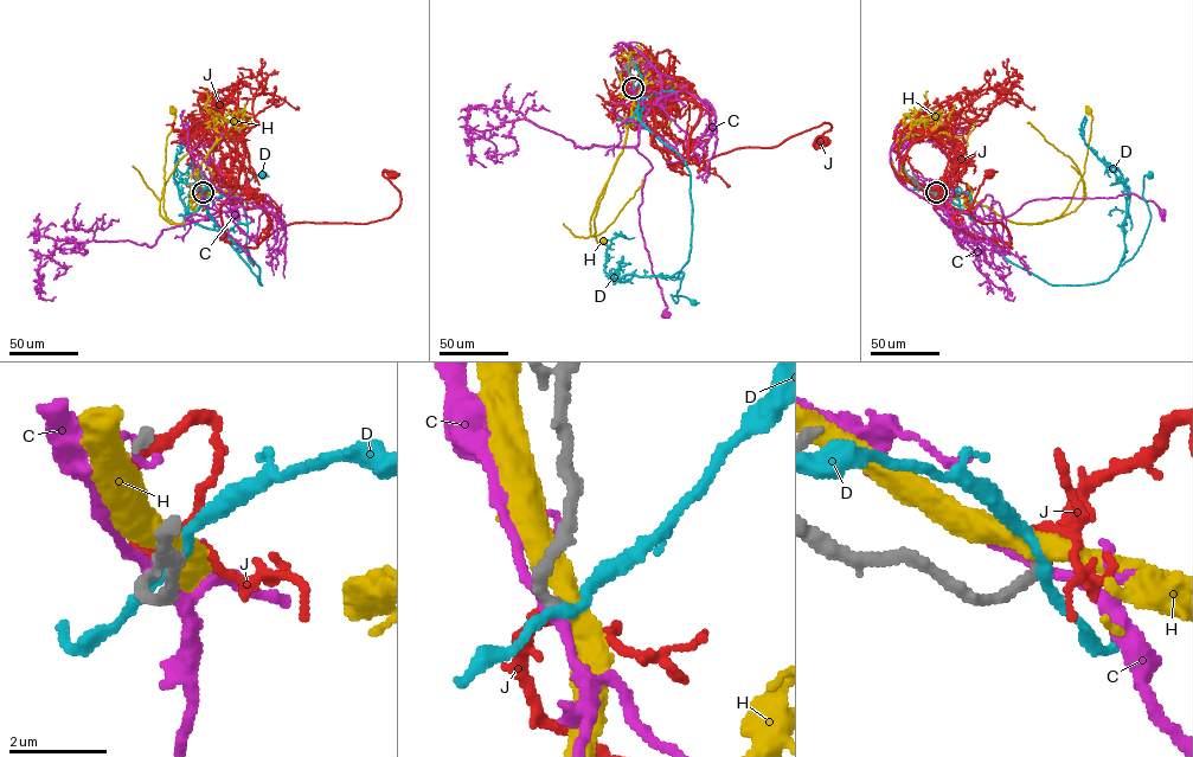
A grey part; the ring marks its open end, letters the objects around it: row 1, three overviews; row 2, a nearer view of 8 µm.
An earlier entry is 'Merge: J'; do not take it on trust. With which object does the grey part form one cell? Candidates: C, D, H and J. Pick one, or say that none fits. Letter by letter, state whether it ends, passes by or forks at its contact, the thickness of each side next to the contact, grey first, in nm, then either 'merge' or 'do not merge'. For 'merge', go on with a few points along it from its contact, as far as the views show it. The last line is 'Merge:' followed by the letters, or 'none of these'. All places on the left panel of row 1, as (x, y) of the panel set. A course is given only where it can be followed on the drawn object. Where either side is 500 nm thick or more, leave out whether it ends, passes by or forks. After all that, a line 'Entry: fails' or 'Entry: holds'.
C: it passes by; calibres 280 and 200 nm; do not merge
D: it passes by; calibres 280 and 200 nm; do not merge
H: it passes by; calibres 240 and 480 nm; do not merge
J: it passes by; calibres 280 and 320 nm; merge; course (203, 192), (230, 175), (268, 218), (260, 243), (292, 223), (389, 217), (401, 193), (383, 172), (395, 175)
Merge: J
Entry: holds

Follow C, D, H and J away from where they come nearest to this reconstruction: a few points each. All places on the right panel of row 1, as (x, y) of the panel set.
C: (936, 192), (948, 207), (993, 219), (1005, 218), (1037, 199), (1116, 198), (1134, 193), (1153, 201), (1162, 213)
D: (936, 192), (1009, 261), (1051, 284), (1079, 286), (1108, 280), (1126, 248), (1121, 265), (1141, 244), (1150, 175)
H: (936, 192), (969, 198), (1014, 223), (1036, 223), (1058, 217), (1084, 171), (1092, 119), (1088, 111)
J: (936, 192), (959, 179), (953, 171), (954, 219), (970, 235), (1011, 243), (1001, 223), (970, 213), (989, 175)

